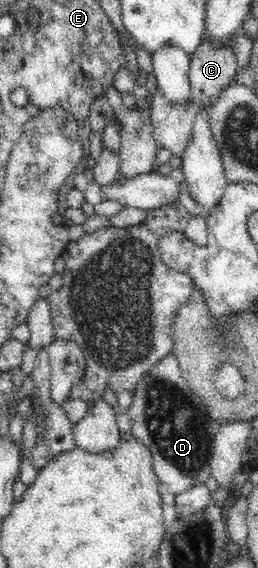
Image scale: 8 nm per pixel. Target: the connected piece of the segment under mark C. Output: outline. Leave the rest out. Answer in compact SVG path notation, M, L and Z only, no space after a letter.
M204 35L202 43L193 52L193 56L190 56L189 77L192 85L194 106L211 107L219 98L221 91L229 88L234 82L234 76L239 67L237 66L237 58L231 48L233 46L230 40L227 44L219 45L218 48L215 48L215 45L211 45L211 41L207 39L207 35Z

